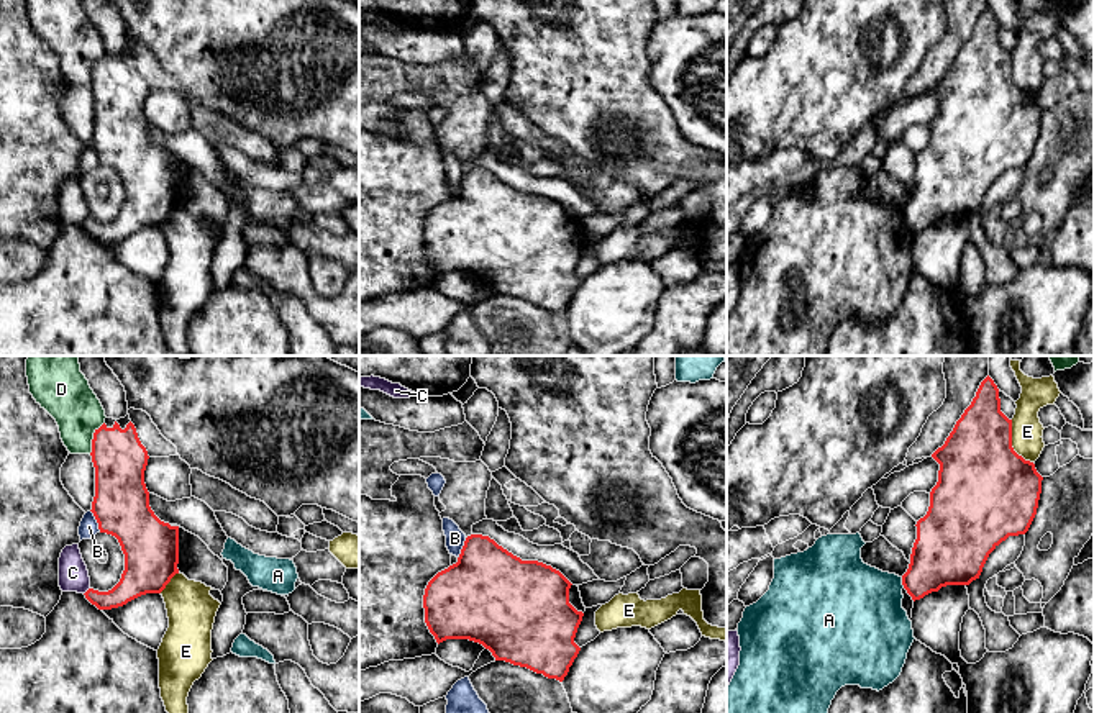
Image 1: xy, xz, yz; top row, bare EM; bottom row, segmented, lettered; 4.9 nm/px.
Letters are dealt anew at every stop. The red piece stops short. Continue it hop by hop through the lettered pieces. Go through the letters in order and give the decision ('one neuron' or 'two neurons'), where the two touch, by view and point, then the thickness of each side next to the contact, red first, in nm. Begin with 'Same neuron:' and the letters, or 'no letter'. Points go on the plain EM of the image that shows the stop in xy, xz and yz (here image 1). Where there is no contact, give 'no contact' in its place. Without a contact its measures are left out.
Same neuron: no letter
A: two neurons; contact yz (902, 215); calibres 300 and 420 nm
B: two neurons; contact xy (95, 151); calibres 280 and 90 nm
C: two neurons; contact xy (87, 223); calibres 160 and 140 nm
D: two neurons; contact xy (94, 71); calibres 260 and 240 nm
E: two neurons; contact yz (1011, 77); calibres 460 and 150 nm

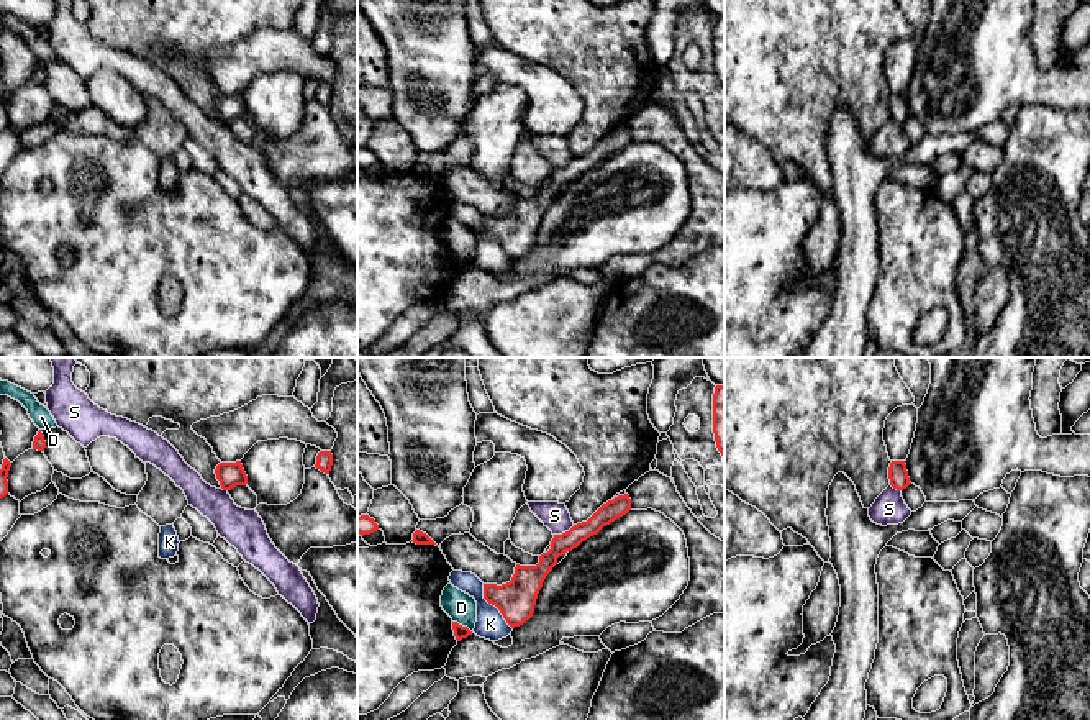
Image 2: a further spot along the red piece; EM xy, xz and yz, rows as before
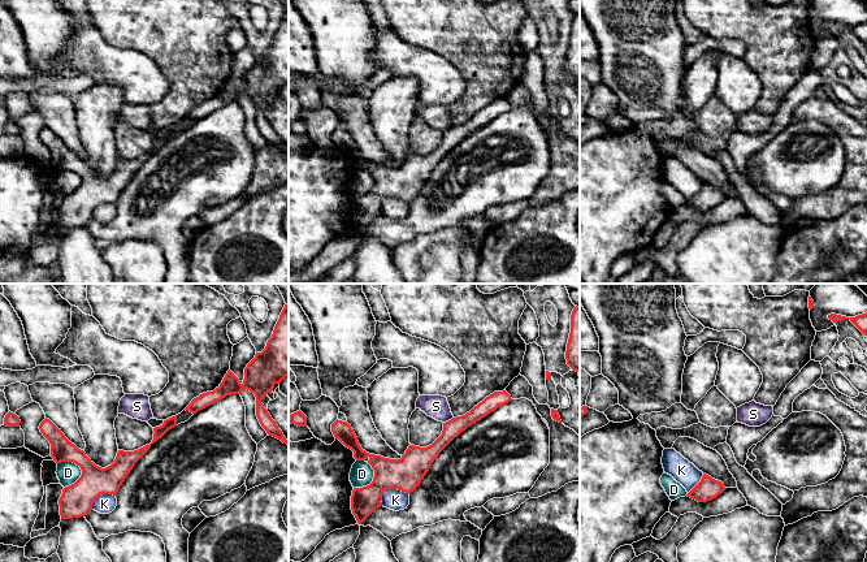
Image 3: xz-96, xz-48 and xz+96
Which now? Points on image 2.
Same neuron: no letter
D: two neurons; contact xz (461, 258); calibres 70 and 150 nm
K: two neurons; contact xz (494, 236); calibres 190 and 140 nm
S: two neurons; contact xz (566, 164); calibres 100 and 140 nm

